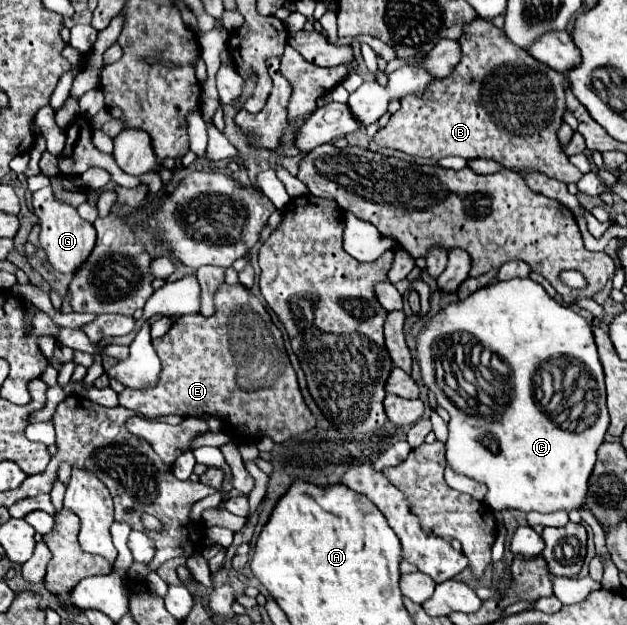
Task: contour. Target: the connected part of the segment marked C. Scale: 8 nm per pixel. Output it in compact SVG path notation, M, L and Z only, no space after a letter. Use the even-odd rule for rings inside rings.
M513 278L495 282L477 290L467 300L449 304L437 316L429 318L417 338L417 358L421 376L429 390L433 390L439 406L449 414L449 440L447 464L483 482L489 492L485 502L493 510L513 508L519 512L573 512L585 506L587 482L595 466L595 452L603 442L610 417L606 404L604 371L591 324L573 312L569 306L549 298L547 292L529 278ZM471 334L483 348L499 354L509 366L511 386L505 386L503 396L489 416L469 416L447 400L445 392L435 380L433 346L443 336ZM549 358L575 358L579 360L597 384L591 398L581 404L561 404L559 396L549 402L537 400L535 374Z

